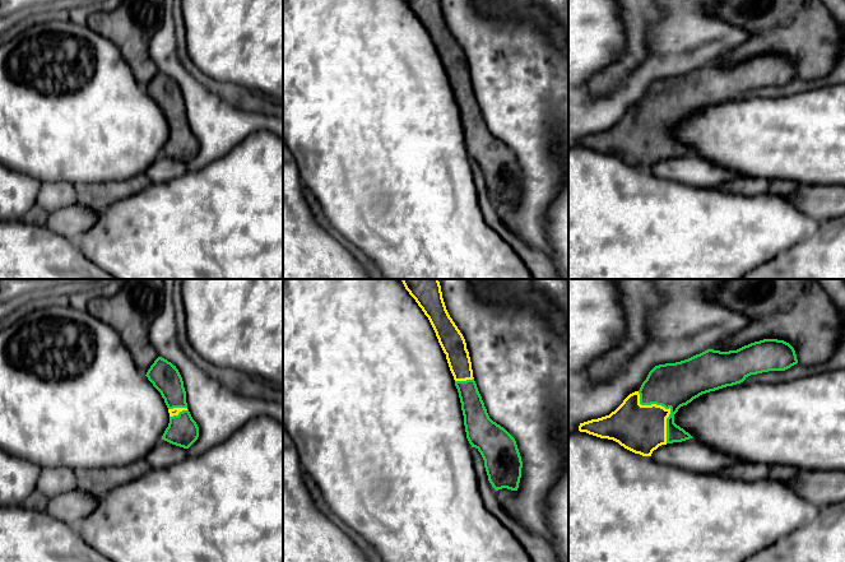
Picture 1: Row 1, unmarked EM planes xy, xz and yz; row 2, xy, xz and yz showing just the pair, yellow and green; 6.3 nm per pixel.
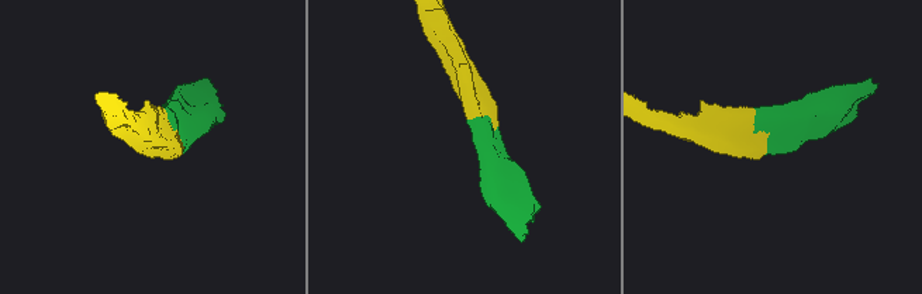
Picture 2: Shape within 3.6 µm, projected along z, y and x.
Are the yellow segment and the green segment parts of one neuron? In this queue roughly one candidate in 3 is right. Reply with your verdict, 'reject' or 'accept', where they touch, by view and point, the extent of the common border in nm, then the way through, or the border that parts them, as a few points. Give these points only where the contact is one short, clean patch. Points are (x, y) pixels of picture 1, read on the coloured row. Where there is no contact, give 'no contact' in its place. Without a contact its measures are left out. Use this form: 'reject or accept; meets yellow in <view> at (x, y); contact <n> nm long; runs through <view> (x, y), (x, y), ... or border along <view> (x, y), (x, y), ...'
accept; meets yellow in yz at (664, 408); contact 380 nm long

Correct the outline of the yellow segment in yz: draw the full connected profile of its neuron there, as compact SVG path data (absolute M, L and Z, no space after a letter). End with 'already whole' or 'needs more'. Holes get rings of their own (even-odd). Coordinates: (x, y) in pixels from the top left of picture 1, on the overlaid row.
M777 339L729 352L707 349L681 362L655 366L639 391L609 415L580 423L579 431L651 456L661 445L693 438L674 423L681 407L702 394L740 384L751 375L785 371L797 363L794 348Z; needs more

